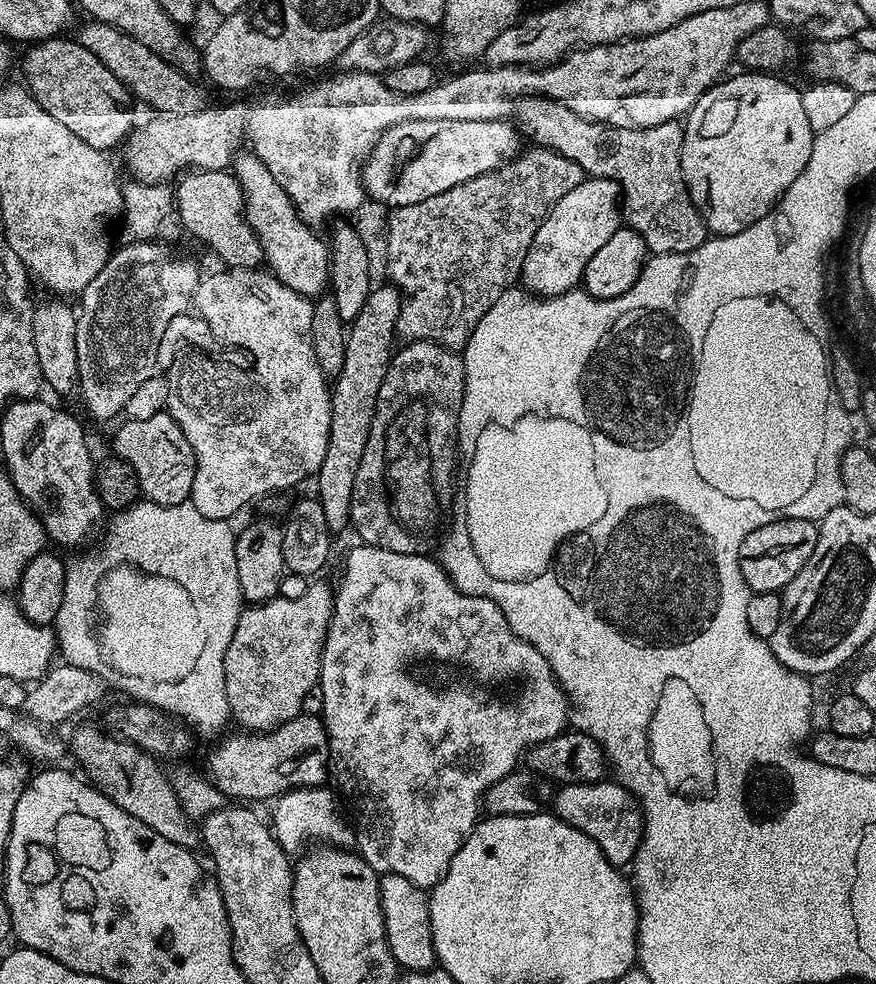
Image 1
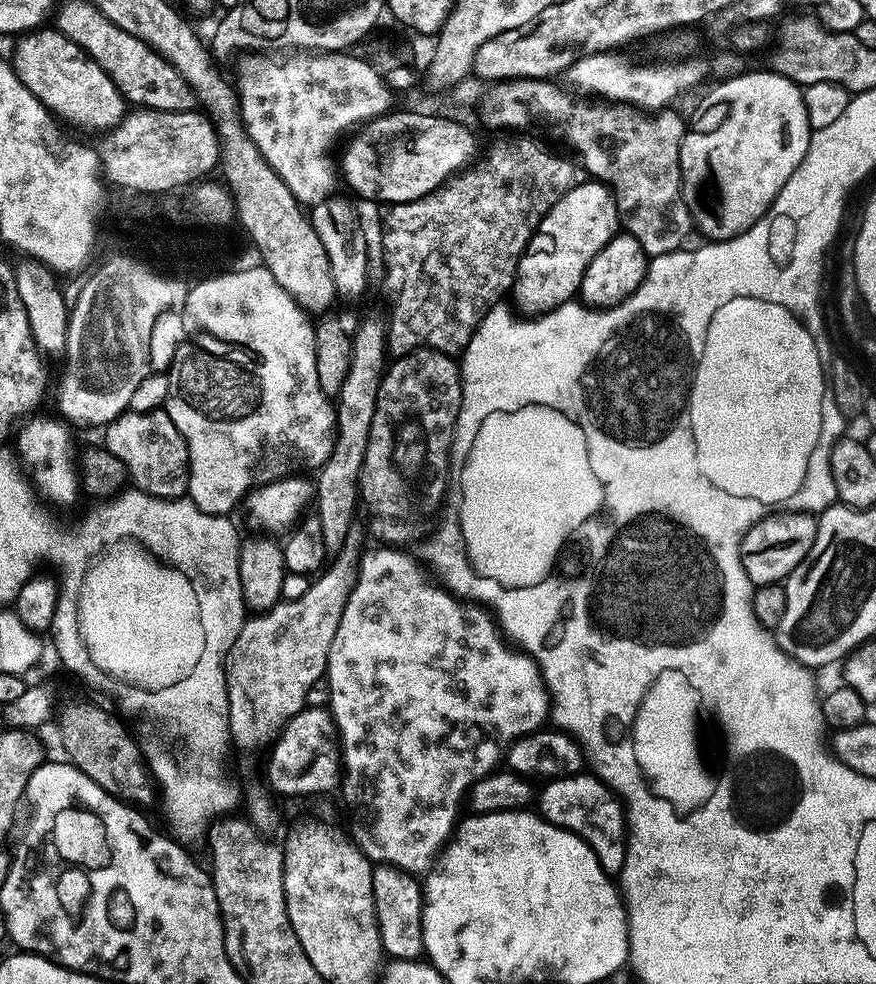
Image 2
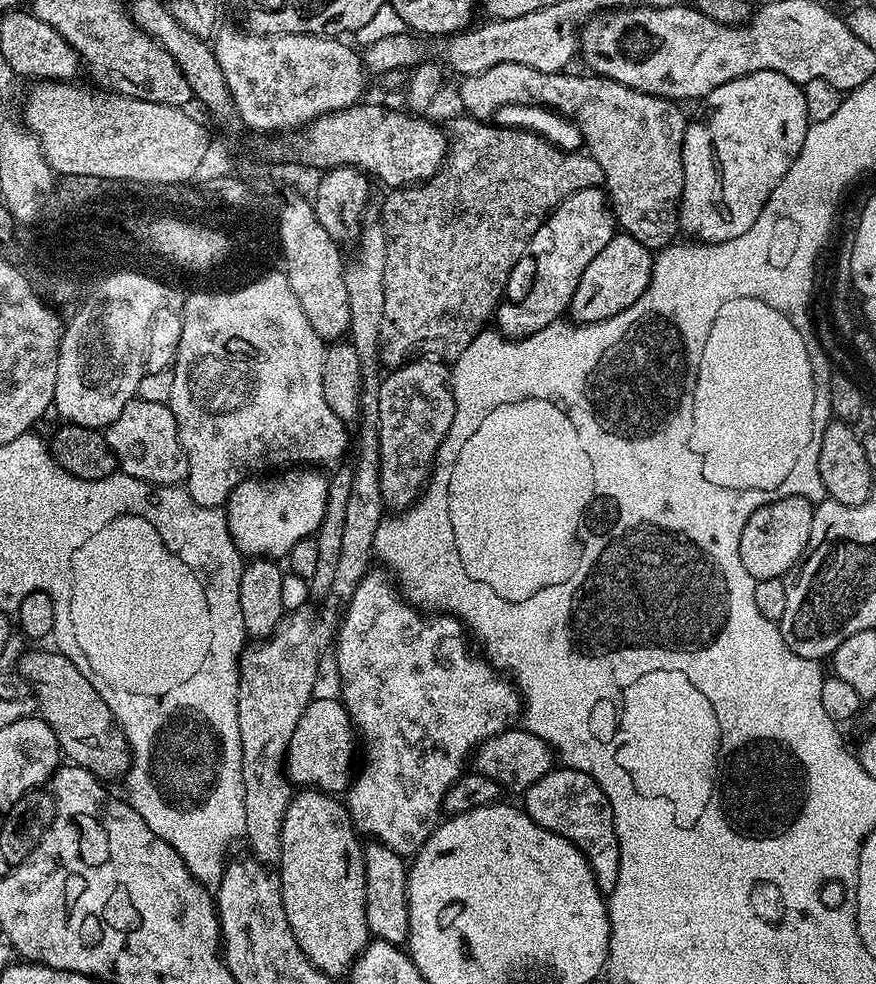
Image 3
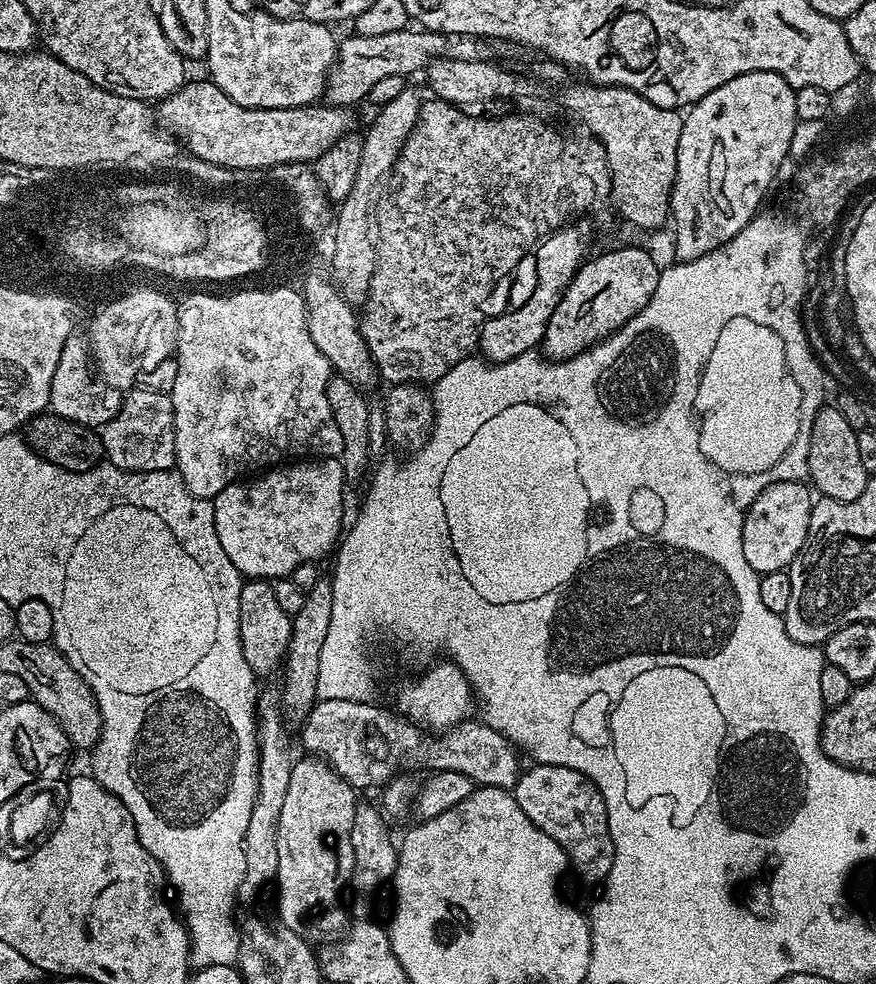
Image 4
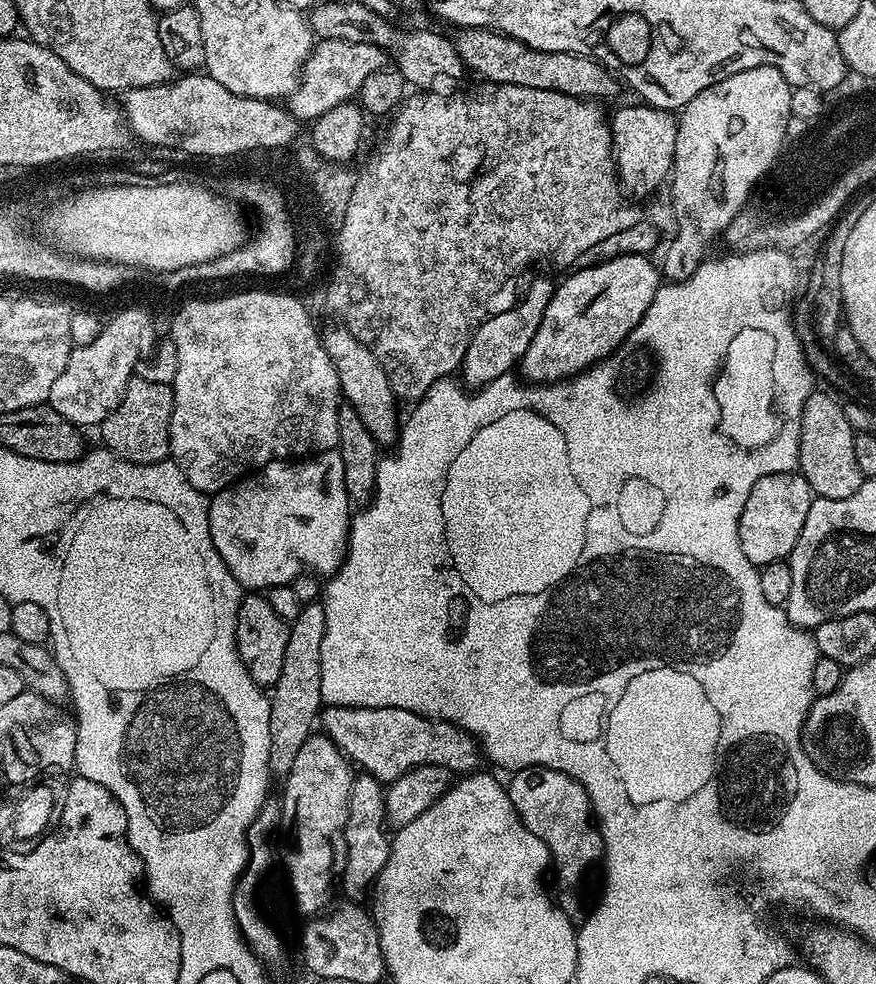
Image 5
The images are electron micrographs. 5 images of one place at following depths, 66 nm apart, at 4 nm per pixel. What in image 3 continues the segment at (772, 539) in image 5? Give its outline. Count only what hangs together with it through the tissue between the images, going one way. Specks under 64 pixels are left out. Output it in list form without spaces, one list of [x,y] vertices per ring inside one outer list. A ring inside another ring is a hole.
[[[782,496],[763,504],[744,522],[740,535],[740,557],[742,566],[752,575],[753,580],[787,577],[799,564],[810,542],[813,501],[807,496]]]

